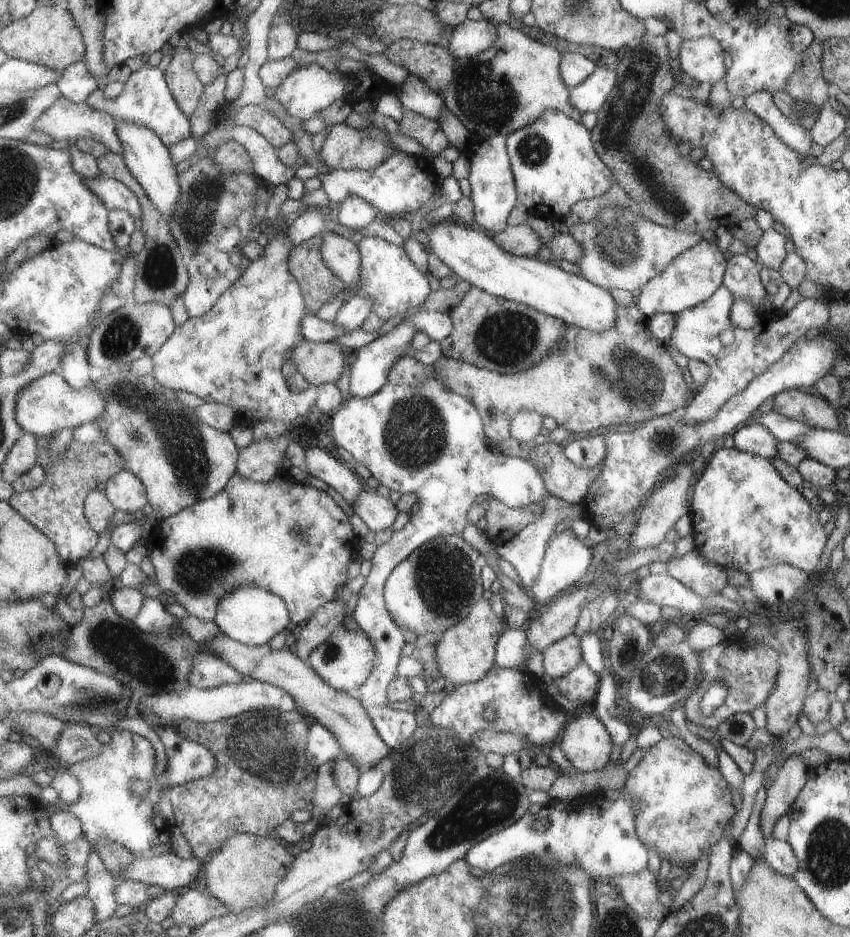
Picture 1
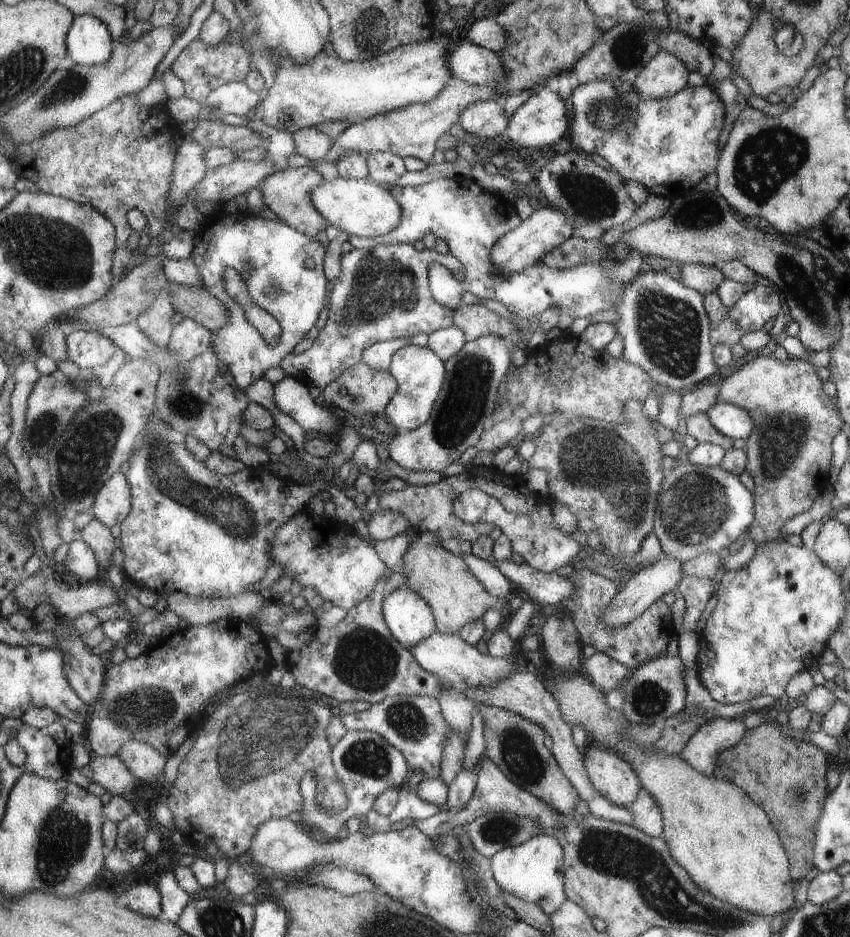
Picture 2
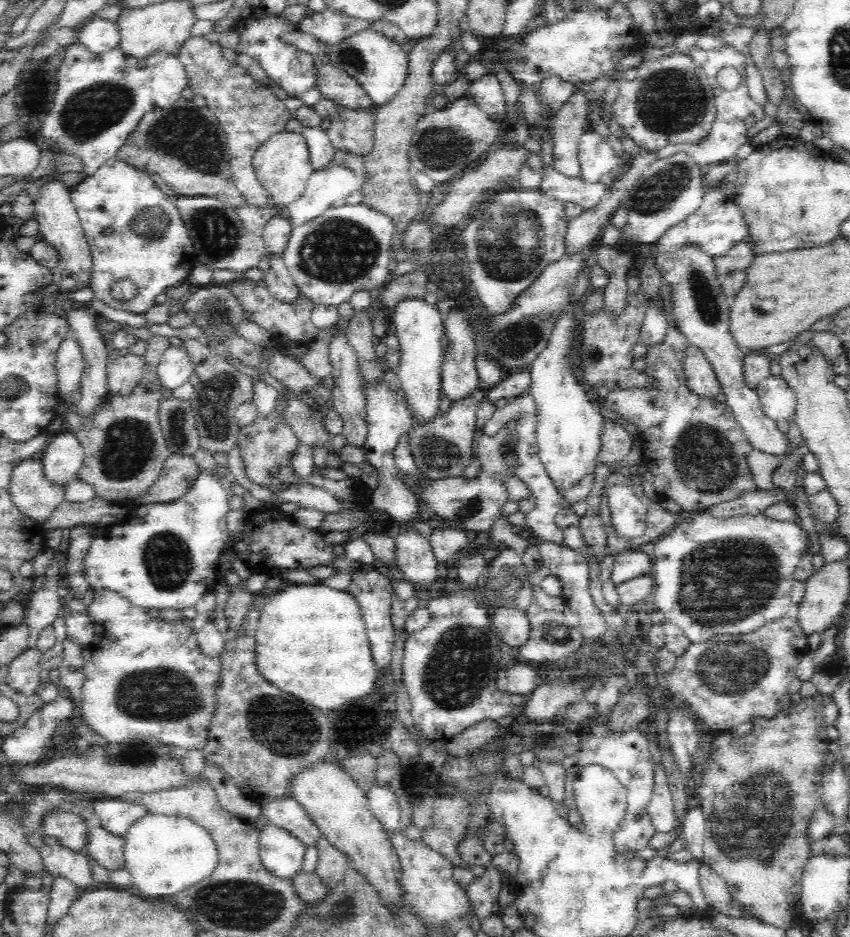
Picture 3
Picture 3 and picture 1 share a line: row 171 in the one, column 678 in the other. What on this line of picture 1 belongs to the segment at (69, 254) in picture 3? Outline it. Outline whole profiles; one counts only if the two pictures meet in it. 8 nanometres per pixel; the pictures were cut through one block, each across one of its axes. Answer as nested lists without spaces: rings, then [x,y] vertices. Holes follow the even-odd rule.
[[[709,36],[689,38],[681,41],[677,52],[679,68],[691,80],[713,86],[723,78],[728,59],[717,40]]]

